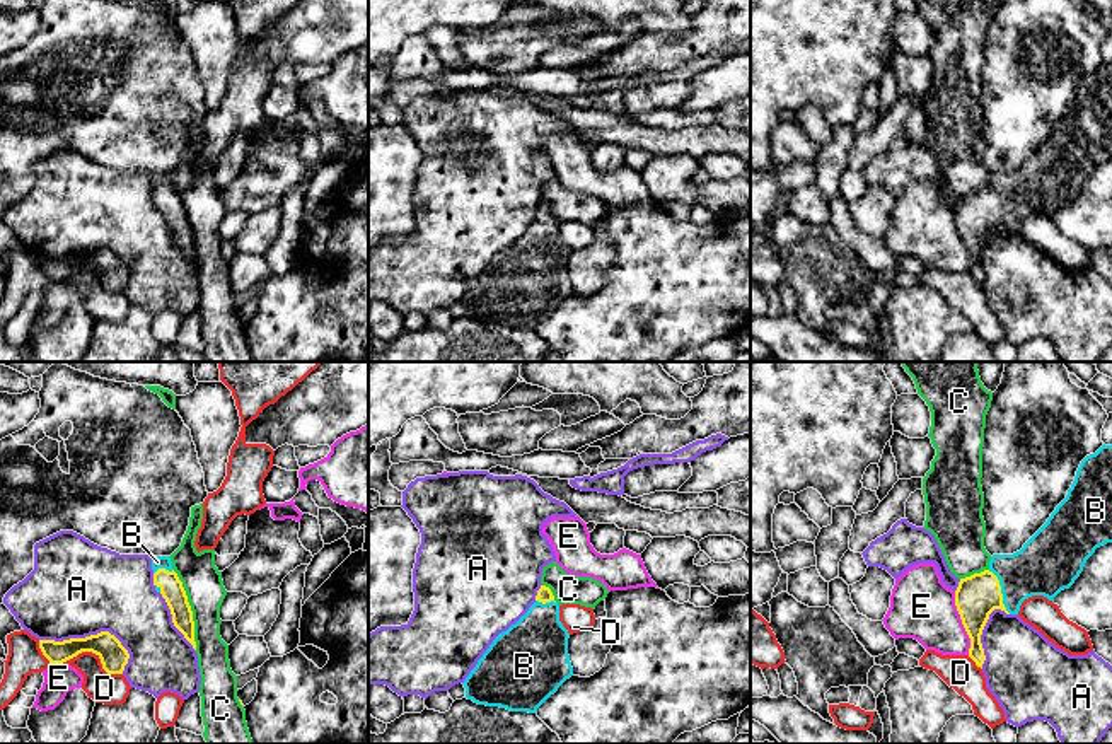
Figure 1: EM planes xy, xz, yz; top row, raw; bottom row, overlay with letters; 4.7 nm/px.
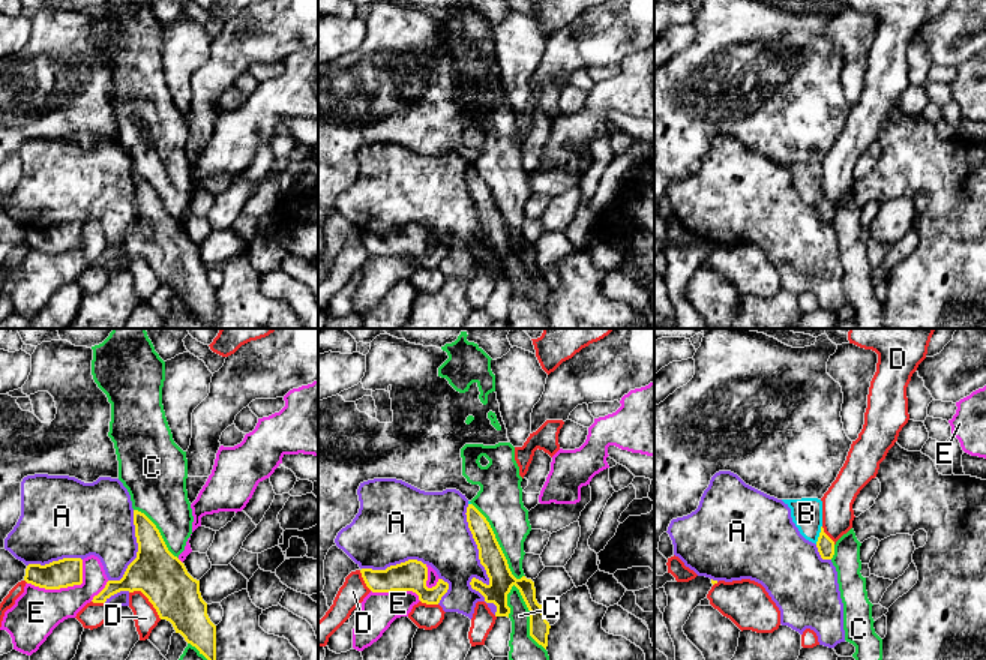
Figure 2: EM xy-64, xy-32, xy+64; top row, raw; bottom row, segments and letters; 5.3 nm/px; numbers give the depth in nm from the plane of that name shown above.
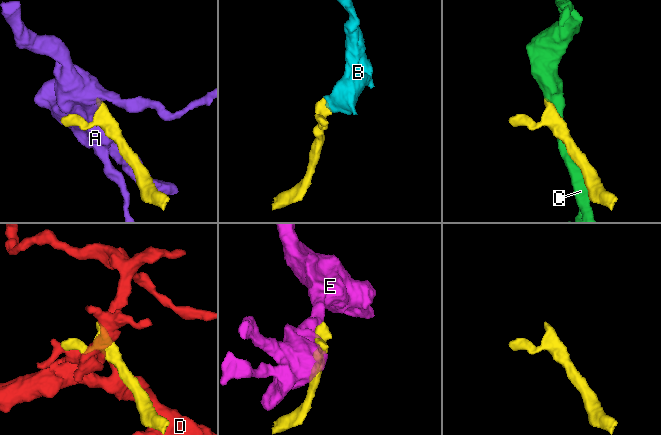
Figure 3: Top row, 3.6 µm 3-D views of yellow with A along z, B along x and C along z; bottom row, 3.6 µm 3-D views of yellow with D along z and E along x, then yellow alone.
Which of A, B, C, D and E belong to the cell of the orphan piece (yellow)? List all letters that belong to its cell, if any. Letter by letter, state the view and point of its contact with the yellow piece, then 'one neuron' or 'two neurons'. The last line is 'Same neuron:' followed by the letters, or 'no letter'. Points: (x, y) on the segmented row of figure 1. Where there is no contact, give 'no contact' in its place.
A: xy (87, 637) | two neurons
B: yz (1000, 591) | one neuron
C: xy (190, 610) | two neurons
D: xy (94, 652) | two neurons
E: yz (962, 623) | two neurons
Same neuron: B

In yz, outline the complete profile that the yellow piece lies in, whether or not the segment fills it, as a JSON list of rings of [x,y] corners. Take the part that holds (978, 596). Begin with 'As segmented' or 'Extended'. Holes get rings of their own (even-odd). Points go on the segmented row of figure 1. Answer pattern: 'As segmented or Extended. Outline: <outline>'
Extended. Outline: [[[1103,444],[1081,461],[1066,498],[1020,551],[993,555],[987,570],[960,578],[955,606],[970,638],[969,657],[976,666],[982,669],[986,660],[981,635],[994,609],[1018,614],[1022,602],[1032,596],[1054,602],[1061,590],[1074,584],[1095,549],[1107,543],[1112,543],[1112,445]]]

